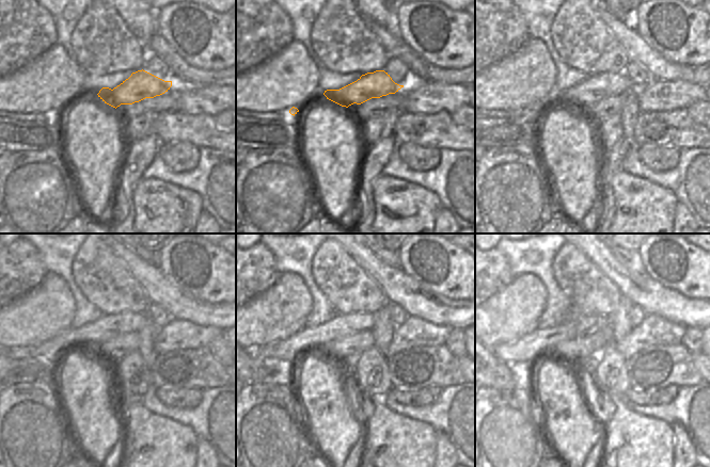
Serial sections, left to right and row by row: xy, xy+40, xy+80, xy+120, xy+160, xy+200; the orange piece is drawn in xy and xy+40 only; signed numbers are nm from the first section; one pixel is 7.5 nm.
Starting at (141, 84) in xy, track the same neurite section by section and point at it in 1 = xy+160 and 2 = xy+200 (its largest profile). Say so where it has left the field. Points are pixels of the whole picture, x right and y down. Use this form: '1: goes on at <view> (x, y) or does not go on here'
1: goes on at xy+160 (343, 324)
2: goes on at xy+200 (530, 347)

